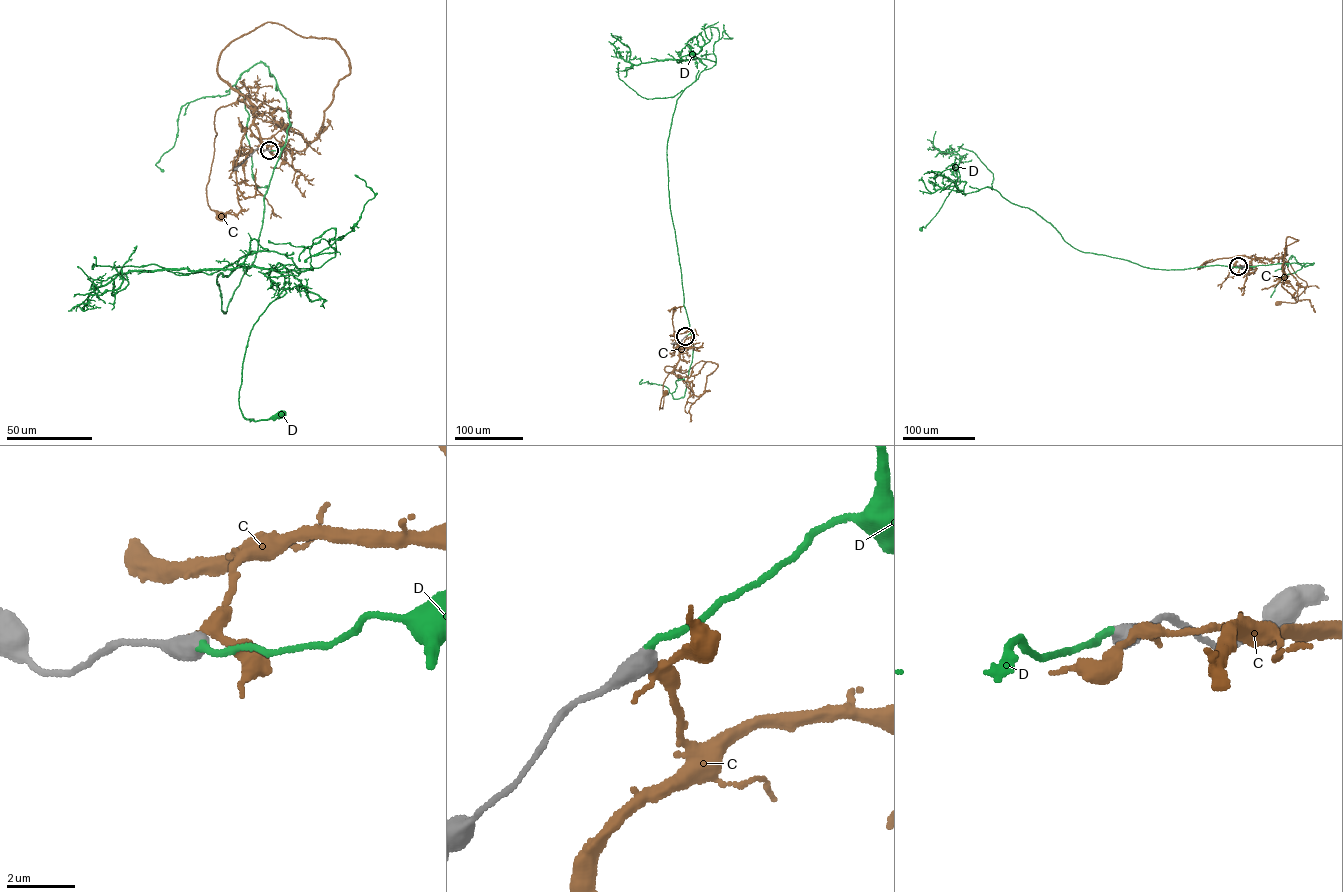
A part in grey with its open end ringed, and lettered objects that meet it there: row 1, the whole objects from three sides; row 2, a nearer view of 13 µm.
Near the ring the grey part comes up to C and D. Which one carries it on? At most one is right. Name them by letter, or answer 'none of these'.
D

